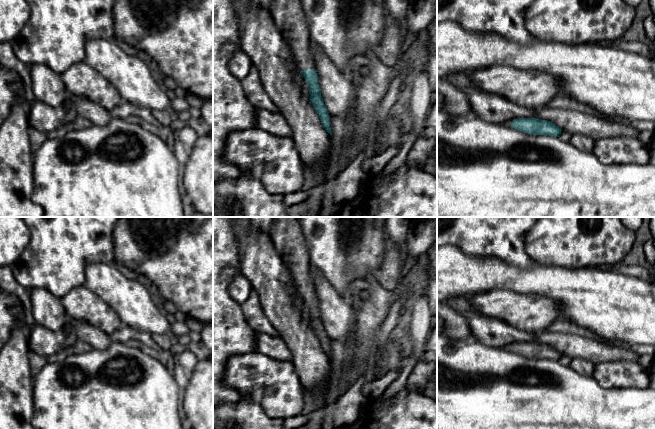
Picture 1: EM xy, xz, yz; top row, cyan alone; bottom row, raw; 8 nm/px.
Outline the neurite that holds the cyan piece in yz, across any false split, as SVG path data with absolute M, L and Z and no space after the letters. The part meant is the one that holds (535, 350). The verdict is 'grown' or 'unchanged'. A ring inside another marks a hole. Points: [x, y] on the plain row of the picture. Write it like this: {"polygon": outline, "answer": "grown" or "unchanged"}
{"polygon": "M519 342L515 344L509 344L502 348L517 353L526 358L533 359L548 359L559 361L562 354L548 344L540 344L538 342Z", "answer": "grown"}

